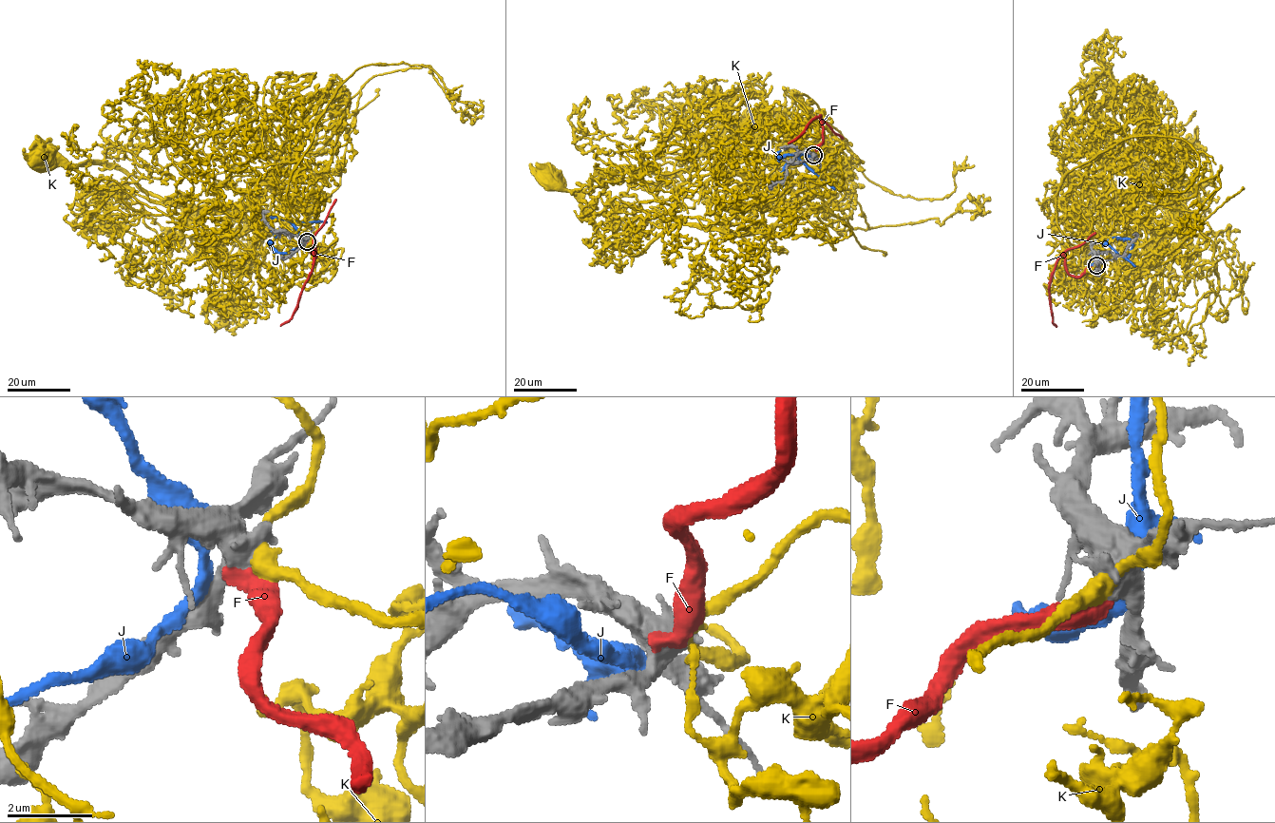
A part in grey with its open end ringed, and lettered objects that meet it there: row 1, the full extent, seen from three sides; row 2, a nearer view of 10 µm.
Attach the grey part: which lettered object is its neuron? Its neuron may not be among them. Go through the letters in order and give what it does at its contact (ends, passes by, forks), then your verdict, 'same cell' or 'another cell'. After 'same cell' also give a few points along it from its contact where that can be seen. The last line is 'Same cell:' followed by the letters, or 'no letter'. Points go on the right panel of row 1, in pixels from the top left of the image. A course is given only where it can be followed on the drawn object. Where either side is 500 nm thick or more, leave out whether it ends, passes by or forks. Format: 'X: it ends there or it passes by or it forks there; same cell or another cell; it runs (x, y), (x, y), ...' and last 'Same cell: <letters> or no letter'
F: it ends there; same cell; it runs (1096, 265), (1079, 277), (1071, 277), (1065, 258), (1061, 256), (1056, 261), (1049, 286), (1056, 327)
J: another cell
K: it passes by; another cell
Same cell: F

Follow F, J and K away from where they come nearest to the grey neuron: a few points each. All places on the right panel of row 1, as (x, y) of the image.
F: (1096, 265), (1079, 277), (1071, 277), (1065, 258), (1061, 256), (1056, 261), (1049, 286), (1056, 327)
J: (1099, 262), (1099, 249), (1104, 242), (1116, 238), (1132, 242), (1131, 253), (1124, 260)
K: (1096, 263), (1103, 236), (1131, 216), (1181, 237), (1174, 203), (1210, 176), (1197, 147), (1156, 132), (1143, 108)

